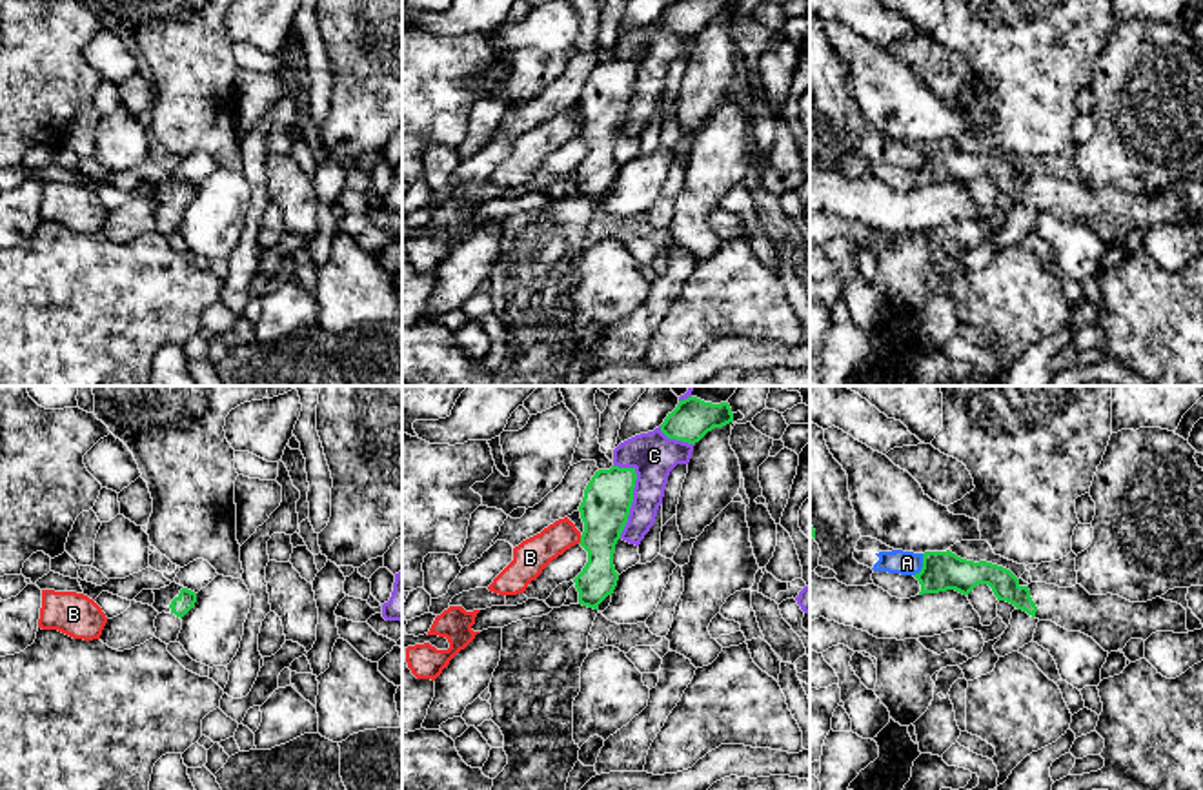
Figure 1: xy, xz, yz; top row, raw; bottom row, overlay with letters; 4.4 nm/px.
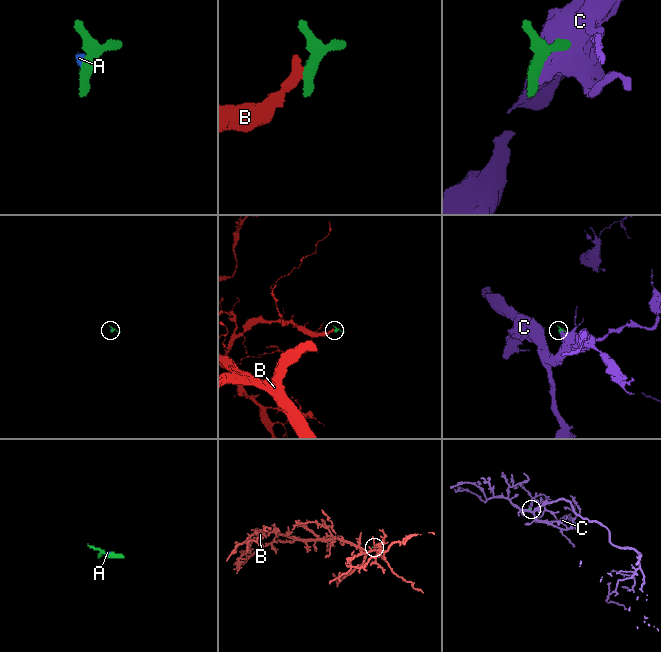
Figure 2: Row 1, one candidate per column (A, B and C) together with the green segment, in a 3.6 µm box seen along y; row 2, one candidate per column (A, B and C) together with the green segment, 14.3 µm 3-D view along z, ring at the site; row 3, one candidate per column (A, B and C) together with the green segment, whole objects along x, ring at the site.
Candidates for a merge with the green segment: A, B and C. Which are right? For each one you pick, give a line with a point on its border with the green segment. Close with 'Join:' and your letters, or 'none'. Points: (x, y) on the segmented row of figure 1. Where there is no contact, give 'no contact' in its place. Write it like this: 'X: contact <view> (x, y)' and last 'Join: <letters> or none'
Join: none

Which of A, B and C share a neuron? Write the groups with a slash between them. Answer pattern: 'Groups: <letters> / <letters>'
Groups: A B / C

